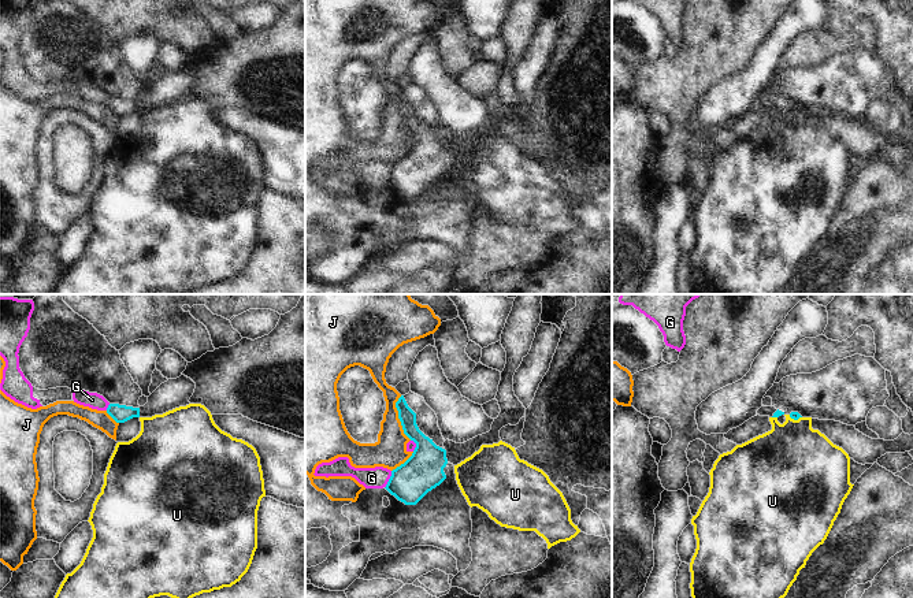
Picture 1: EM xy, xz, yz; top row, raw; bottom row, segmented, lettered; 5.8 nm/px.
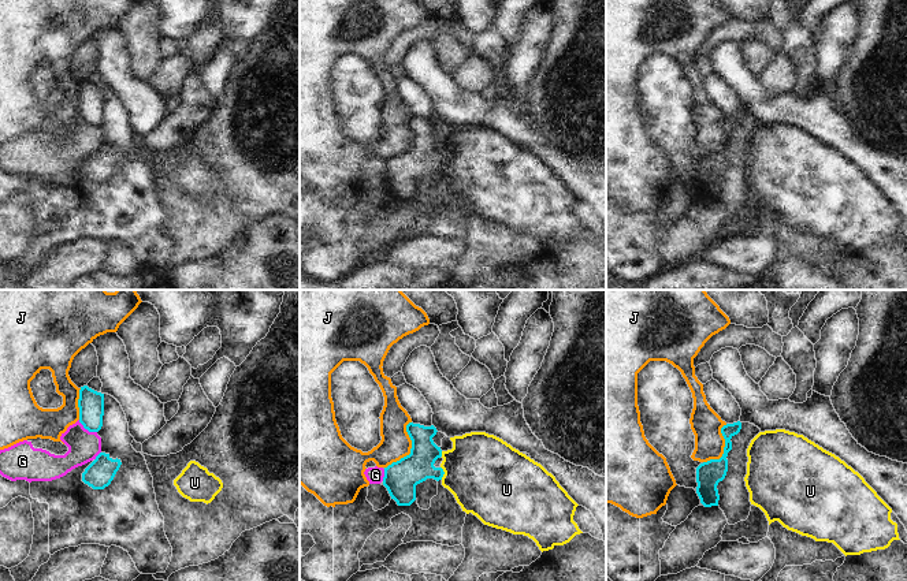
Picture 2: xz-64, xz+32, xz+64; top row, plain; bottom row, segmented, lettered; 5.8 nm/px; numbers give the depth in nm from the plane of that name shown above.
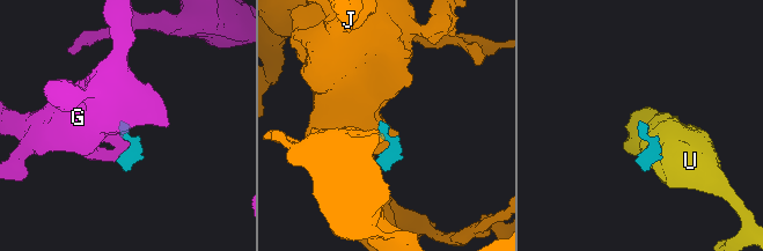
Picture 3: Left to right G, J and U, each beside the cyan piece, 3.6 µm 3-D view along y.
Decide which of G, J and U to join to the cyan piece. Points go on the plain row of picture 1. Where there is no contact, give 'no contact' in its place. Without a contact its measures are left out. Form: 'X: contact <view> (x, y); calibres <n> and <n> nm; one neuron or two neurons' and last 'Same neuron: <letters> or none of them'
G: contact xz (389, 173); calibres 240 and 130 nm; two neurons
J: contact xz (399, 111); calibres 140 and 190 nm; two neurons
U: contact yz (795, 112); calibres 50 and 460 nm; two neurons
Same neuron: none of them

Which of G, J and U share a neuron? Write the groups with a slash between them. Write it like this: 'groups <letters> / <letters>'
groups G / J / U

